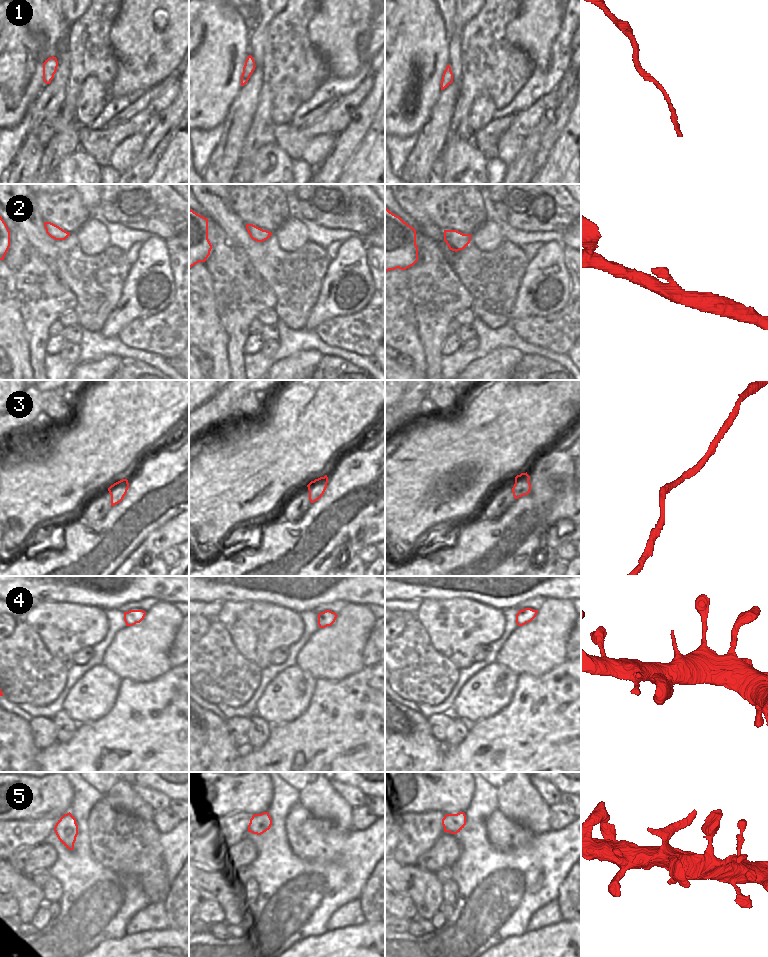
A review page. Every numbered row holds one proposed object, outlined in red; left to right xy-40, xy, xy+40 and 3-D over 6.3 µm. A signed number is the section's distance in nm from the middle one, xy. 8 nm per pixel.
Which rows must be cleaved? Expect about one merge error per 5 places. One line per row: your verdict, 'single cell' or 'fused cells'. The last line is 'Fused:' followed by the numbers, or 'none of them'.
1: single cell
2: single cell
3: single cell
4: fused cells
5: single cell
Fused: 4

